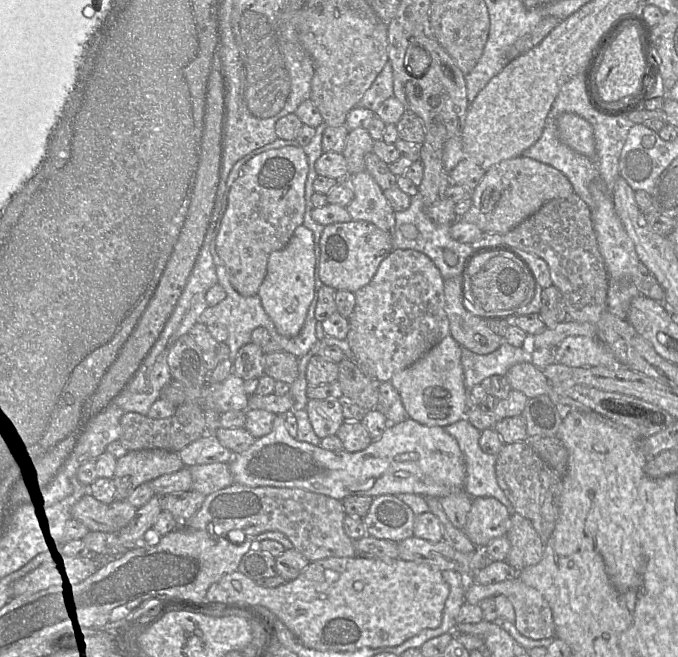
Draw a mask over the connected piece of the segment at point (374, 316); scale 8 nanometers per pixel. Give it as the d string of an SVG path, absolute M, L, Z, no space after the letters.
M393 249L380 263L374 277L355 292L355 307L348 318L346 337L356 365L370 379L390 382L392 376L414 364L443 338L450 335L445 311L444 278L432 260L422 252L411 249Z

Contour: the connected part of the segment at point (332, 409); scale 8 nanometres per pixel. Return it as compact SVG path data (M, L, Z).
M309 399L305 409L311 425L320 439L336 435L339 427L345 421L341 399Z

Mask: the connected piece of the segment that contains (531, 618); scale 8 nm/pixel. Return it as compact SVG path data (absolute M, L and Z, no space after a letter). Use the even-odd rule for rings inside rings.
M515 574L510 578L491 584L477 584L467 580L465 602L478 604L485 598L494 598L497 595L504 595L513 605L515 611L515 628L520 634L534 640L556 637L555 624L552 610L544 596L535 588L526 585Z

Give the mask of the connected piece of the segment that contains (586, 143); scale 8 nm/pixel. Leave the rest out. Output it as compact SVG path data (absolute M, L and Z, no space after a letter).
M563 113L557 119L558 137L565 145L589 158L596 153L591 124L574 113Z

